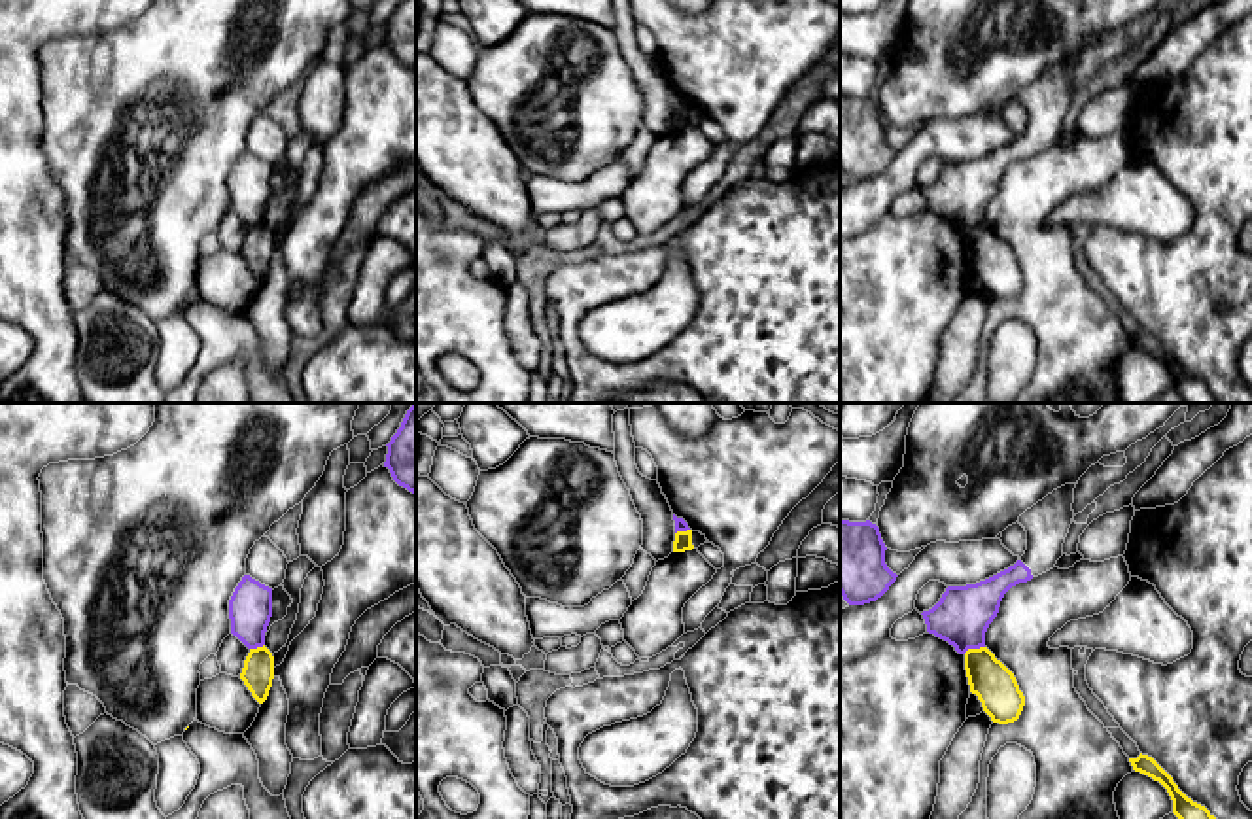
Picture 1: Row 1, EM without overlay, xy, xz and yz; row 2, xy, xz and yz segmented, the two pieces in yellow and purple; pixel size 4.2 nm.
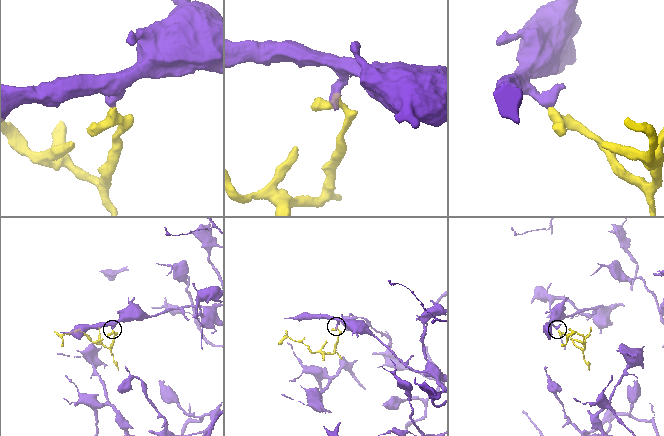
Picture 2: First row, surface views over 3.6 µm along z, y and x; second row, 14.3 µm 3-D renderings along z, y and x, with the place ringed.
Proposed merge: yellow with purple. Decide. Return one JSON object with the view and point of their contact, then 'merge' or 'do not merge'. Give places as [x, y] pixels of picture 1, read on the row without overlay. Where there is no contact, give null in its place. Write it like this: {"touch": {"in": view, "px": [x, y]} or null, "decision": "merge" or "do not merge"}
{"touch": {"in": "yz", "px": [973, 226]}, "decision": "do not merge"}

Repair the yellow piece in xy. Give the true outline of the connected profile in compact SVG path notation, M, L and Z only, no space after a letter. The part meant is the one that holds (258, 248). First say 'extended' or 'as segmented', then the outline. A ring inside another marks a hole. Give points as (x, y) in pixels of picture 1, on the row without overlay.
as segmented; M265 221L250 225L240 255L259 280L267 276L274 255L274 233Z

